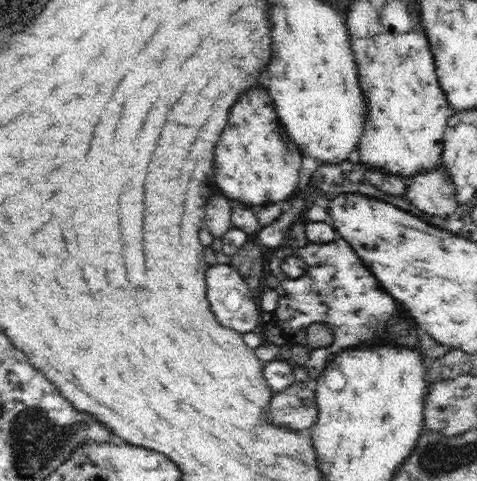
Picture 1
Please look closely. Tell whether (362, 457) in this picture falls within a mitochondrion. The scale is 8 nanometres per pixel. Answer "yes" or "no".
no

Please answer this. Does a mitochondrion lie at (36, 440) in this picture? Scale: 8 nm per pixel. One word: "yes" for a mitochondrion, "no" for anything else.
yes

